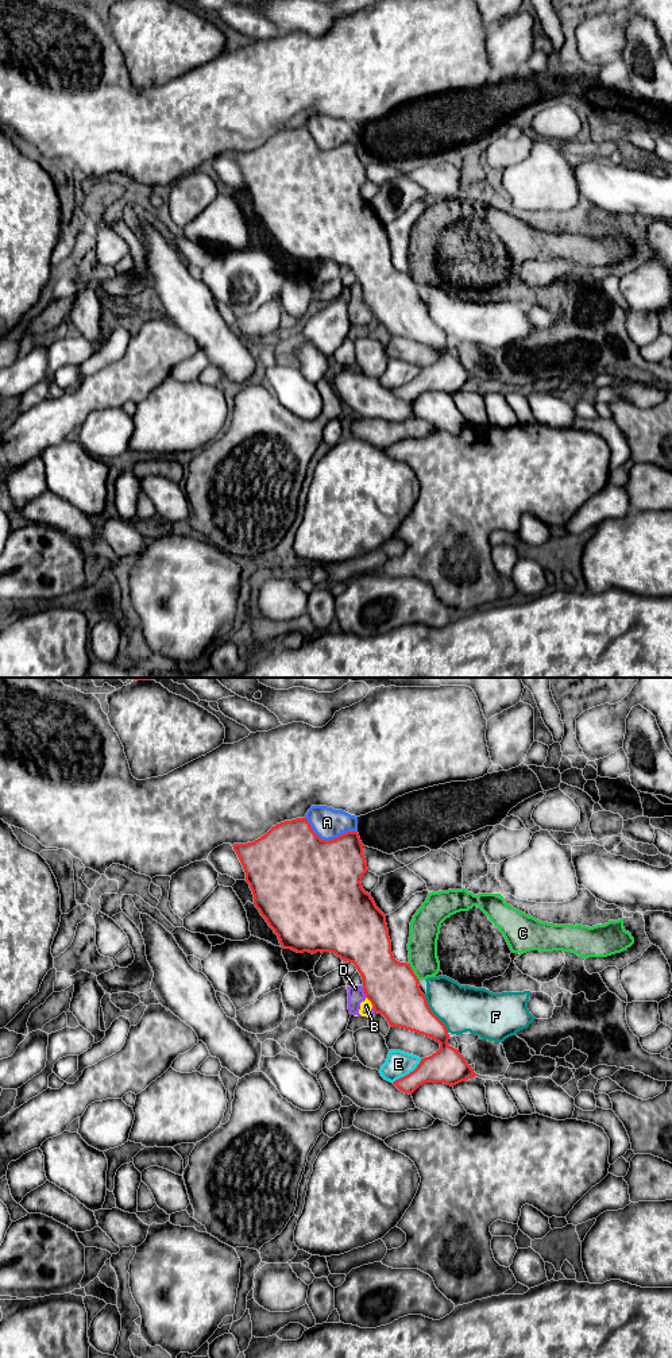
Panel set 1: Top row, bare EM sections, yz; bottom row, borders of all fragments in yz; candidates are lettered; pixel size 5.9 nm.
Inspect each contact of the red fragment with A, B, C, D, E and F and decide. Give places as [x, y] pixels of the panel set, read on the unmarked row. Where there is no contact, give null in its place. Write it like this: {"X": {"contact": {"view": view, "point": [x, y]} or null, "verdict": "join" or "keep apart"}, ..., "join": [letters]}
{"A": {"contact": {"view": "yz", "point": [329, 149]}, "verdict": "keep apart"}, "B": {"contact": {"view": "yz", "point": [370, 309]}, "verdict": "keep apart"}, "C": {"contact": {"view": "yz", "point": [412, 280]}, "verdict": "keep apart"}, "D": {"contact": {"view": "yz", "point": [365, 301]}, "verdict": "keep apart"}, "E": {"contact": {"view": "yz", "point": [409, 382]}, "verdict": "keep apart"}, "F": {"contact": {"view": "yz", "point": [433, 323]}, "verdict": "keep apart"}, "join": []}

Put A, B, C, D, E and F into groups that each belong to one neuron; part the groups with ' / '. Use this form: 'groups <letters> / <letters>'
groups A / B D / C / E / F

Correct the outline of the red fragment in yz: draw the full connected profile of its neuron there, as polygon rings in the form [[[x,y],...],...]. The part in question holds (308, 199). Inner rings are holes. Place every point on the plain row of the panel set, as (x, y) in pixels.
[[[304,126],[277,132],[260,147],[232,155],[246,181],[254,213],[278,244],[283,258],[312,263],[331,261],[343,270],[352,271],[362,285],[366,306],[390,336],[410,339],[440,352],[436,362],[421,367],[413,381],[393,391],[399,400],[412,404],[425,391],[453,396],[475,386],[476,382],[466,367],[448,354],[448,339],[430,320],[410,273],[397,270],[391,262],[386,224],[360,192],[368,177],[358,140],[347,140],[325,150]]]

